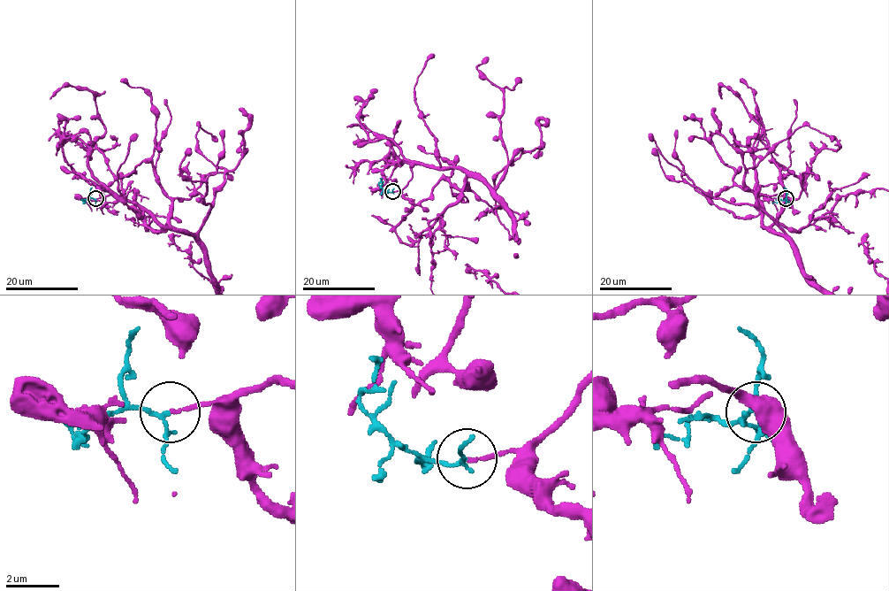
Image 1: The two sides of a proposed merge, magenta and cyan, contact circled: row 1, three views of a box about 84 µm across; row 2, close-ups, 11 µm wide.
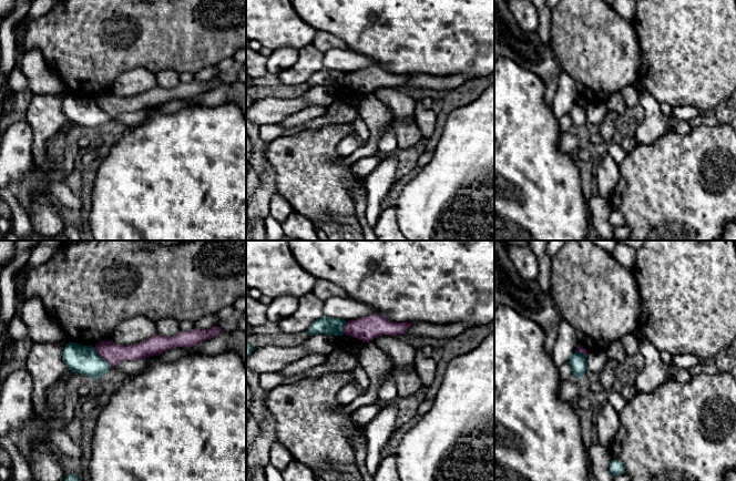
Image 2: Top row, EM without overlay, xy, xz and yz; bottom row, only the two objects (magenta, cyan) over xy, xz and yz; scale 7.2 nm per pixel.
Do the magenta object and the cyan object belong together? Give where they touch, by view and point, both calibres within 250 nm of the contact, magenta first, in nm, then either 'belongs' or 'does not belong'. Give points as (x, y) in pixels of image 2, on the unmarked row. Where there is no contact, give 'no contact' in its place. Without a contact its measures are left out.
meets magenta in xy at (102, 109); 150 nm thick on the magenta side, 200 nm on the other; does not belong

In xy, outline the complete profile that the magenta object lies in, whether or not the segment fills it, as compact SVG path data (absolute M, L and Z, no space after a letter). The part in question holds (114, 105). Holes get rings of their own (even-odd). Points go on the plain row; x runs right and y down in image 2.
M214 78L207 82L194 80L190 83L180 83L173 89L164 89L156 85L140 95L131 98L120 98L113 92L102 92L95 96L95 102L112 120L122 113L157 108L171 100L193 99L221 85L221 81Z

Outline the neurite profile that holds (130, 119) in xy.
M145 110L136 112L126 112L117 115L110 121L112 125L126 125L129 127L135 127L141 125L147 117L147 112Z

